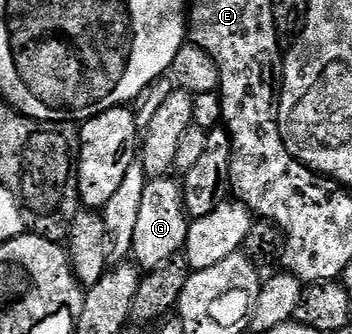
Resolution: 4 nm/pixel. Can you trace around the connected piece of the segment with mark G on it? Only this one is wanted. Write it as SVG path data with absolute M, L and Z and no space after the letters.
M171 175L151 177L146 190L142 190L142 207L138 209L138 223L134 226L131 259L136 267L144 272L152 272L158 266L177 259L184 251L190 217L184 211L184 190L181 181L179 179L172 179Z

